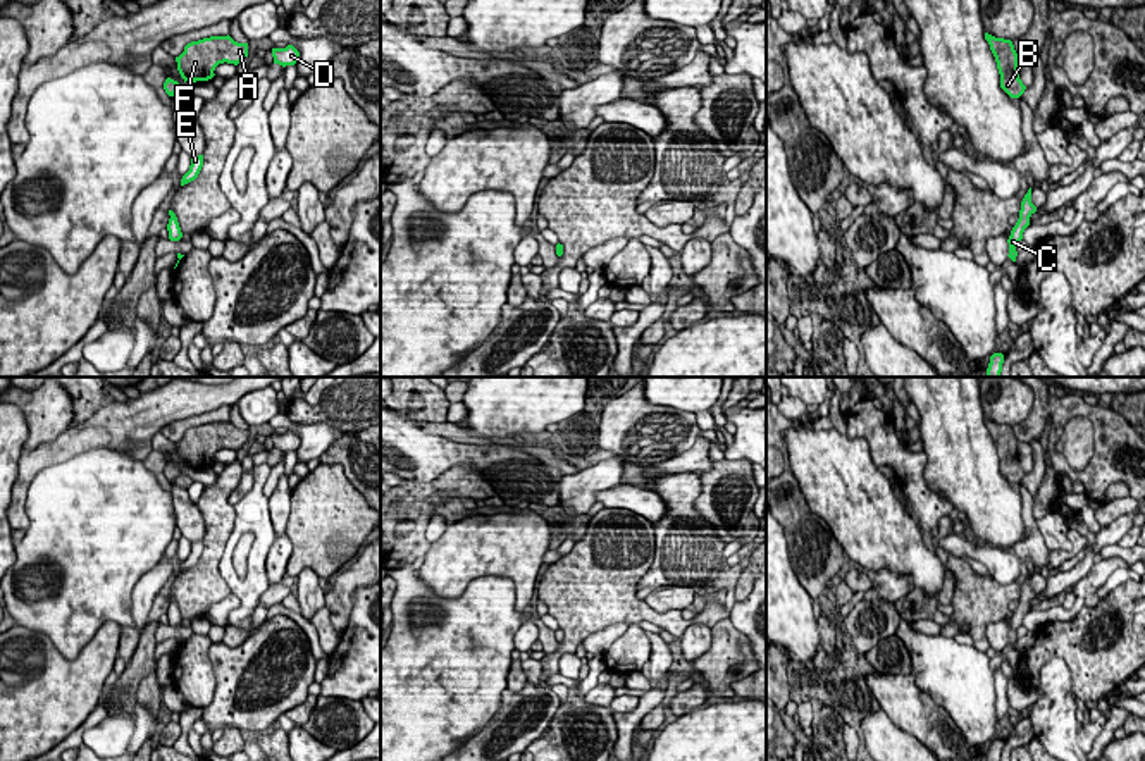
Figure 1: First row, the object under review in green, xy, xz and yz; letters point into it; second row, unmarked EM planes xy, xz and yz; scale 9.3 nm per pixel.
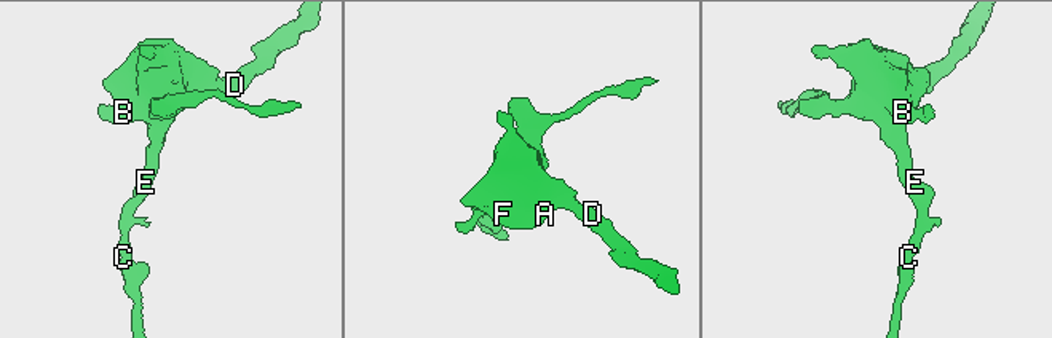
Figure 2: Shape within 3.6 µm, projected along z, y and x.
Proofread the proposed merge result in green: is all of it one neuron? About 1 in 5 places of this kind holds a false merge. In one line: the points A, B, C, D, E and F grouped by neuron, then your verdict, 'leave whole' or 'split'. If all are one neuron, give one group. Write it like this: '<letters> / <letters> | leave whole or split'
A B C D E F | leave whole

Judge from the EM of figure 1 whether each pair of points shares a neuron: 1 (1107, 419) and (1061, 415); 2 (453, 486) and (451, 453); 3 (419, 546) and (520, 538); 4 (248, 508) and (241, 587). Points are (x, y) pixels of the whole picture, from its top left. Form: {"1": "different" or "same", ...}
{"1": "same", "2": "different", "3": "different", "4": "same"}

